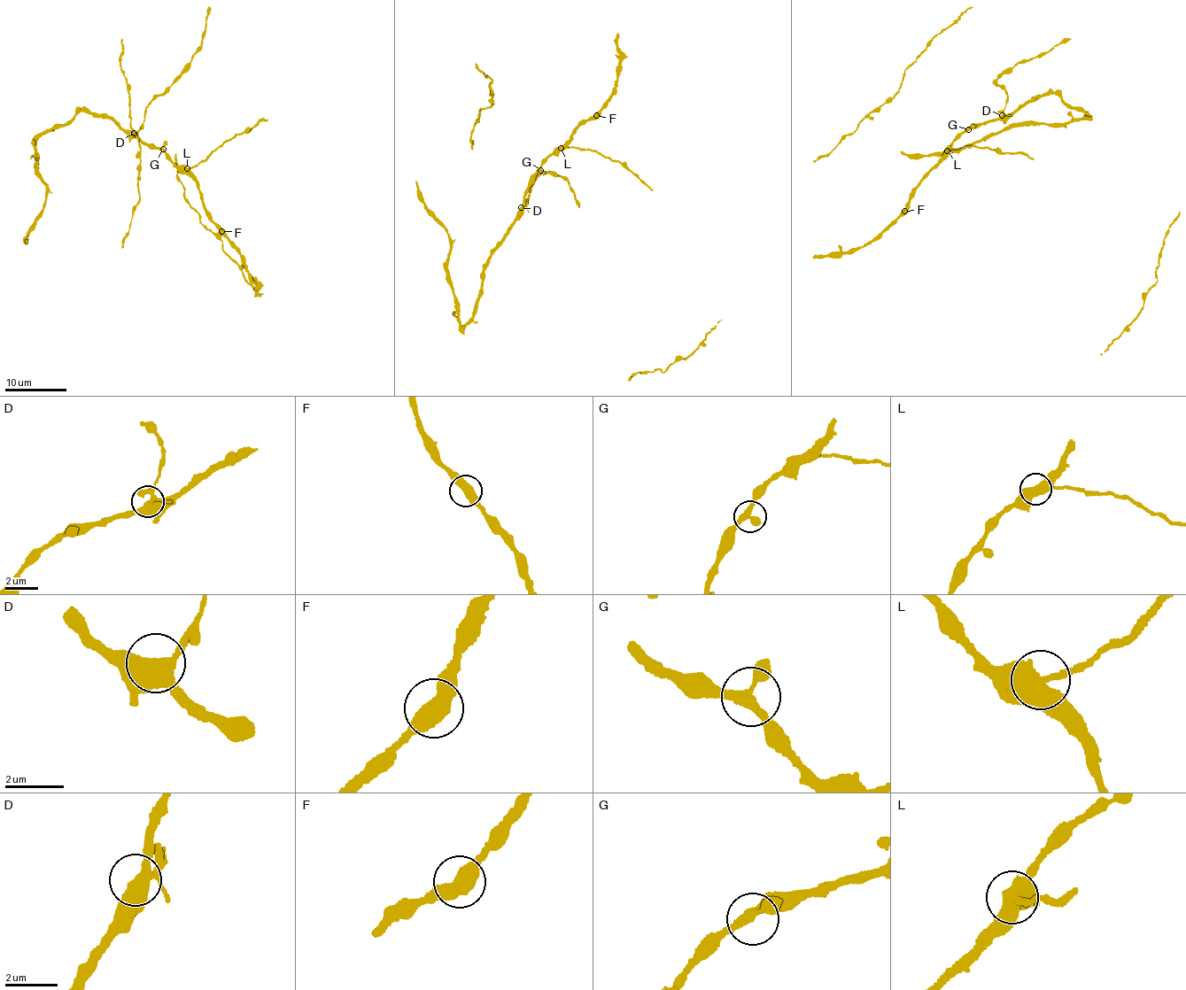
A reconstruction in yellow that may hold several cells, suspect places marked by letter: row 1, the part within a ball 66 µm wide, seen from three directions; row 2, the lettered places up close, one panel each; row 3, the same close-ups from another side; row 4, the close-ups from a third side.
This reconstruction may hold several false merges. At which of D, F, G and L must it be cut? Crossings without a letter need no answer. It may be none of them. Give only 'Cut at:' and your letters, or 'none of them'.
Cut at: L

